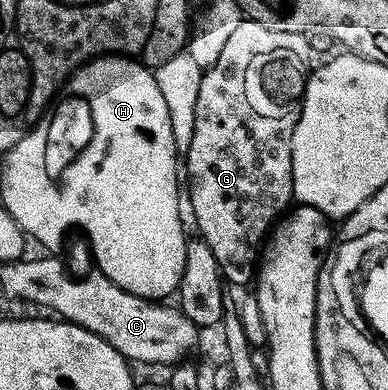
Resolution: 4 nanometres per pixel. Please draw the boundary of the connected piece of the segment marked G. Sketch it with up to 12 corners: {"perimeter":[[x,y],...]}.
{"perimeter":[[244,20],[199,85],[189,206],[228,285],[294,201],[304,34]]}

